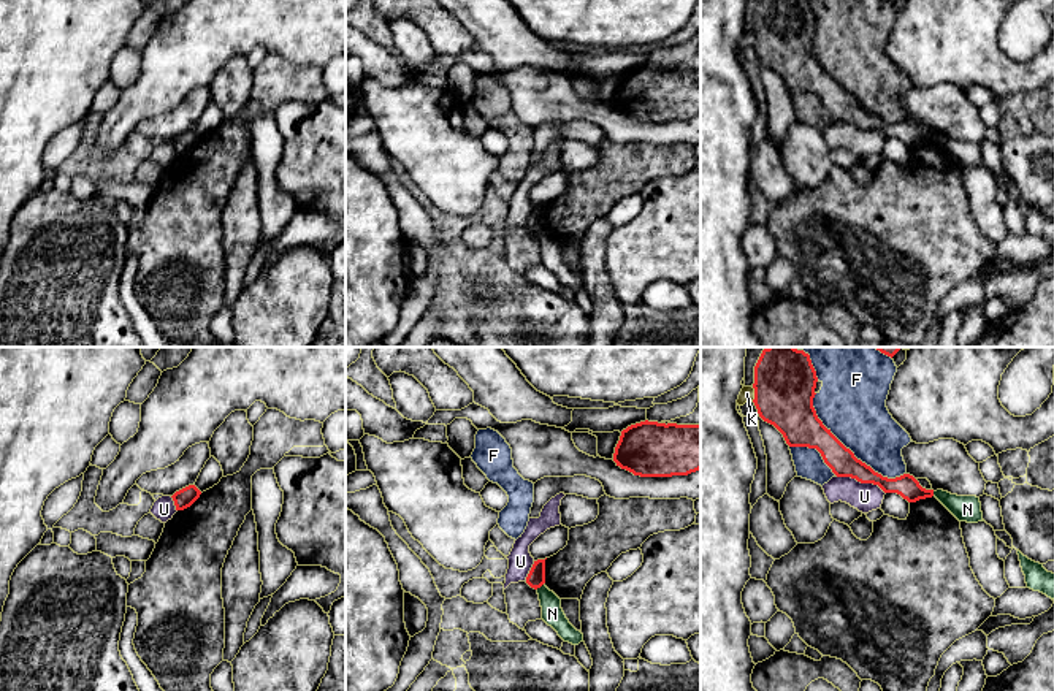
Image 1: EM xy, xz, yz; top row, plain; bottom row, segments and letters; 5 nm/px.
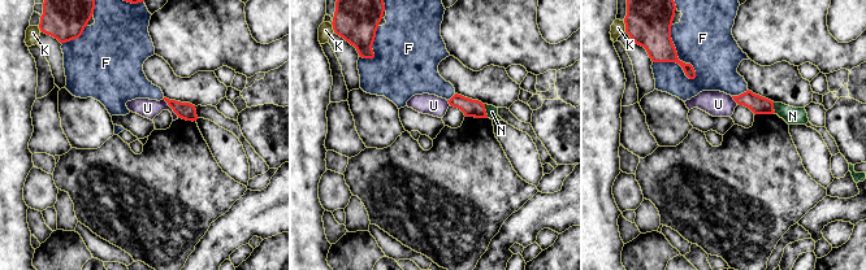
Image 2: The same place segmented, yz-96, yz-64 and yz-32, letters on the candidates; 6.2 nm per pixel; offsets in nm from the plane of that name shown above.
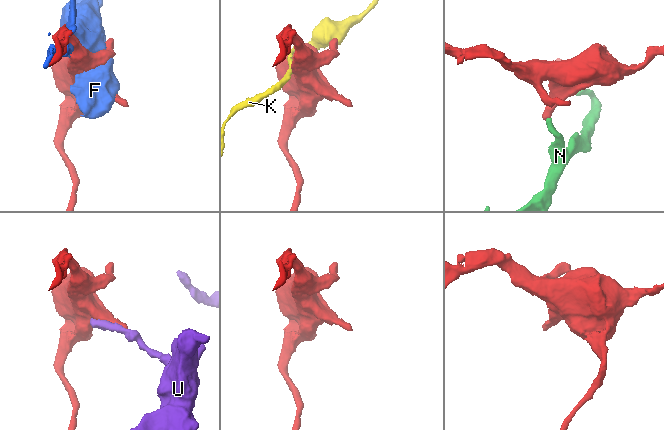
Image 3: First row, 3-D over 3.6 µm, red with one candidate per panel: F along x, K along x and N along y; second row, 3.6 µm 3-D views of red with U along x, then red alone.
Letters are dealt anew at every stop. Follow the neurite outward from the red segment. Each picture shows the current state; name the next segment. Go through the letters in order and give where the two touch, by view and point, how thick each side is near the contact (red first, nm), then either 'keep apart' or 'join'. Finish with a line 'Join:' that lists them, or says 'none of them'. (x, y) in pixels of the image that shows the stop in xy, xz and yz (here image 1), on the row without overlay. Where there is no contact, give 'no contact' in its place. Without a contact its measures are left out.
F: yz (850, 95) | 180/360 nm | keep apart
K: yz (755, 38) | 300/70 nm | keep apart
N: xz (539, 232) | 90/110 nm | keep apart
U: yz (861, 127) | 140/140 nm | keep apart
Join: none of them

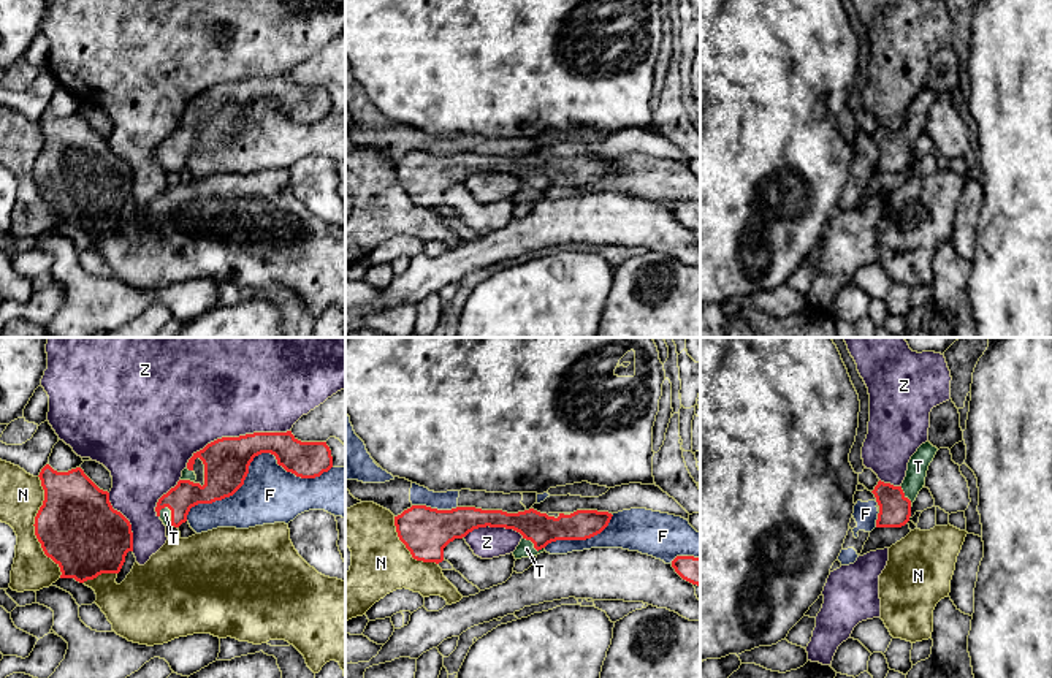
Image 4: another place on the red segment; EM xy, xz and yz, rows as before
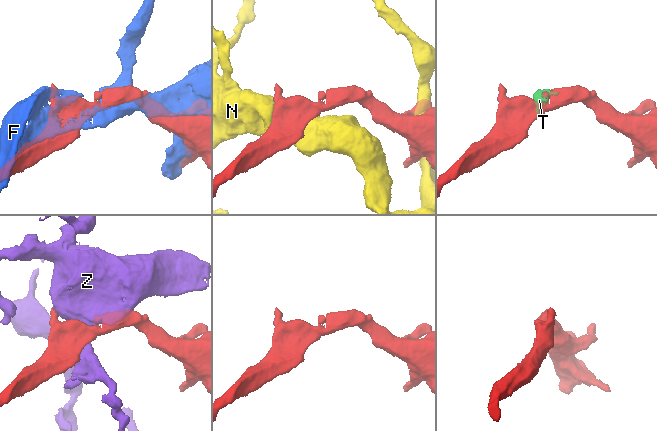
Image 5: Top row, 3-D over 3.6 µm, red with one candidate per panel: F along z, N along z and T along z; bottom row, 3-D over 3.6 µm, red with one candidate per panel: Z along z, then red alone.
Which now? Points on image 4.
F: xy (251, 106) | 240/300 nm | keep apart
N: xy (34, 170) | 400/220 nm | keep apart
T: xy (171, 160) | 140/60 nm | join
Z: xy (236, 83) | 240/440 nm | keep apart
Join: T

